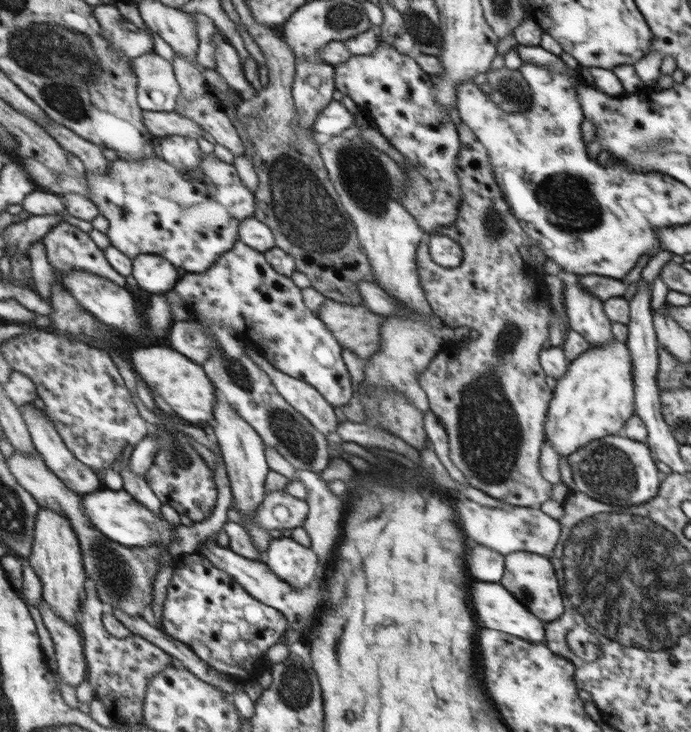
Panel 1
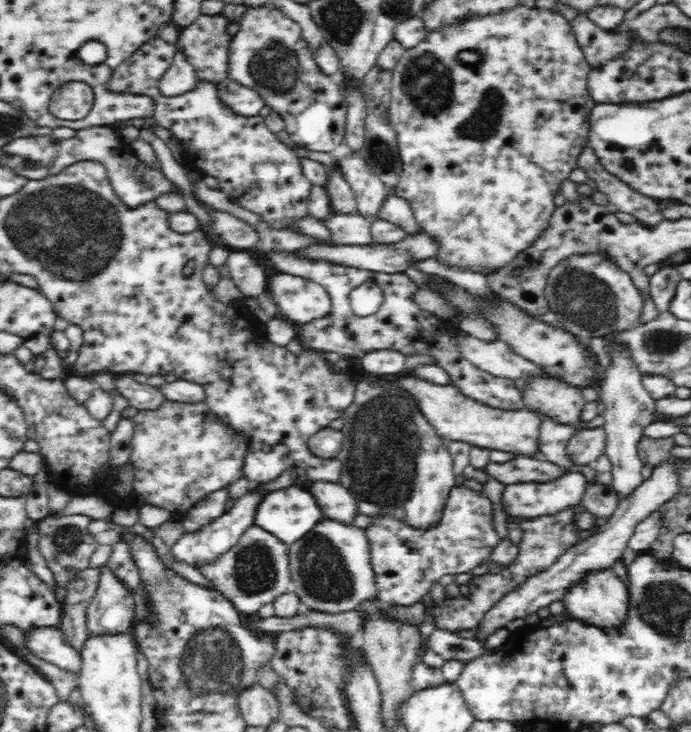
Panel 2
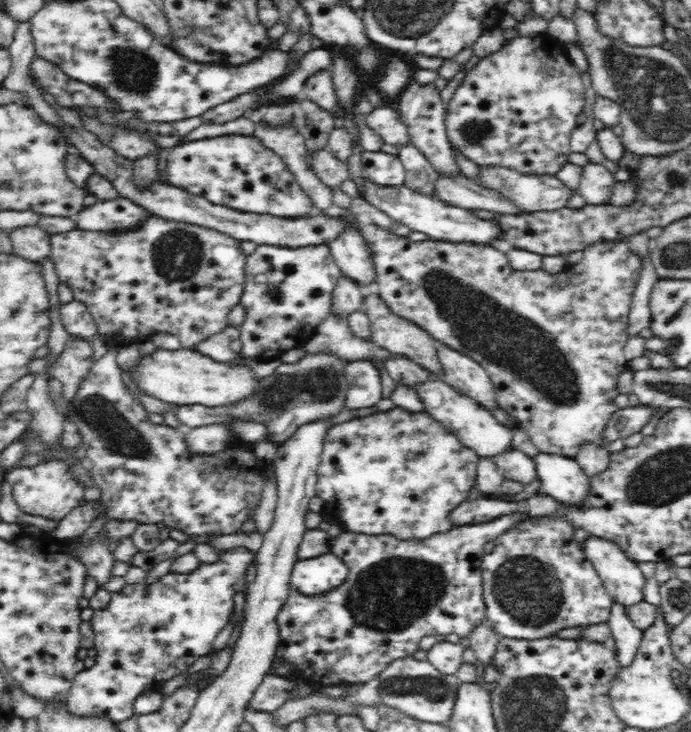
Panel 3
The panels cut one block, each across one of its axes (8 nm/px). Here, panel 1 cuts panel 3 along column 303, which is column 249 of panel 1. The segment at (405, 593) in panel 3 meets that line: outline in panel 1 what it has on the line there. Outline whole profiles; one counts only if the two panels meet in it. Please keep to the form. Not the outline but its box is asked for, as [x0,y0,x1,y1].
[163,553,287,685]

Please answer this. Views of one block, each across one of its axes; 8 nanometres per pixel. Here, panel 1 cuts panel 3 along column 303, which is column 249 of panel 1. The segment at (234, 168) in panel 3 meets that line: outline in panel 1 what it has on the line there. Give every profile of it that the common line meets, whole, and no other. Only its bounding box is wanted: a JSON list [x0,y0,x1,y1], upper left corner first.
[87,153,253,273]

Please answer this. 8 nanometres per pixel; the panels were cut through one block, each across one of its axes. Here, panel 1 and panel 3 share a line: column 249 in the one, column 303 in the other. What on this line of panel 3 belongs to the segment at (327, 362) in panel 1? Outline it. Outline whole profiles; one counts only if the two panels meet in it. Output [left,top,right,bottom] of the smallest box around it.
[240,245,343,362]

